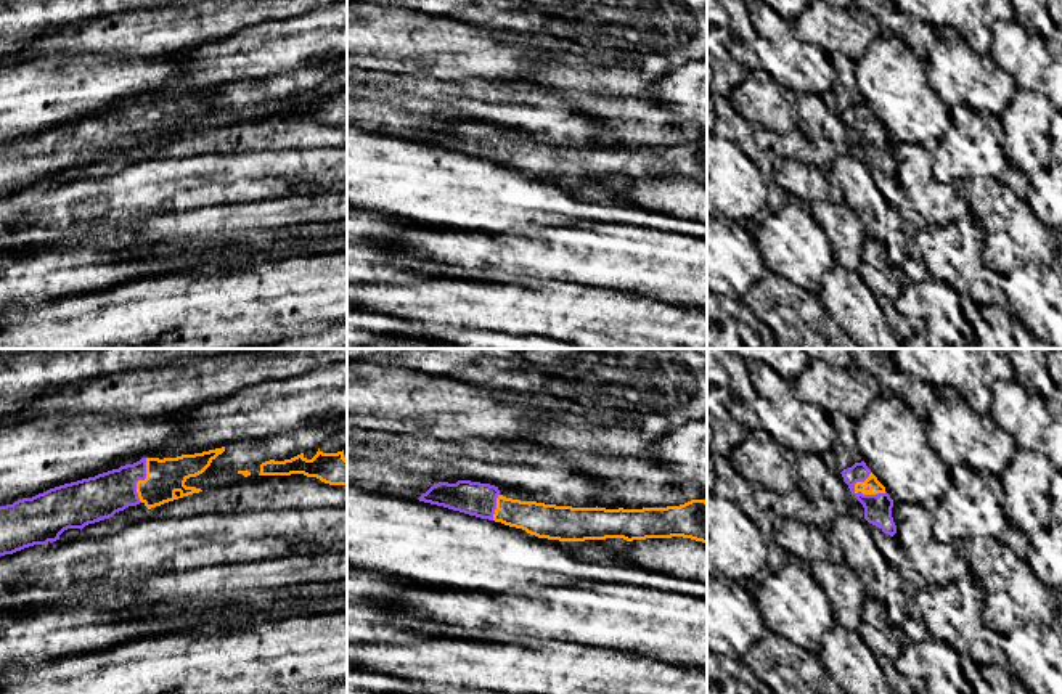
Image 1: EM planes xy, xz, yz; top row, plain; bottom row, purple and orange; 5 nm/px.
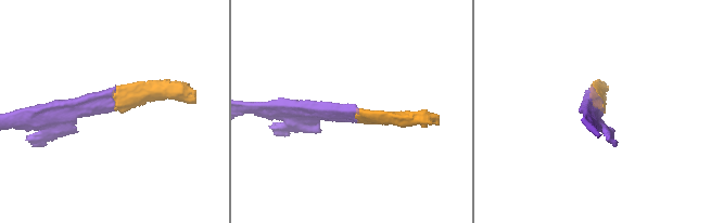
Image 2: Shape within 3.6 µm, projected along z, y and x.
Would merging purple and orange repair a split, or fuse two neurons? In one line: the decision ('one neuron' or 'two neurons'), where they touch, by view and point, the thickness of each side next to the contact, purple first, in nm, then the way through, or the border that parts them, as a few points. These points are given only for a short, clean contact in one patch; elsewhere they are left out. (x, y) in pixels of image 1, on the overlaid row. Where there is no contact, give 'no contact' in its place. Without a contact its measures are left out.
one neuron; meets purple in yz at (868, 495); 140 nm thick on the purple side, 70 nm on the other; runs through yz (878, 508), (868, 495), (874, 485)

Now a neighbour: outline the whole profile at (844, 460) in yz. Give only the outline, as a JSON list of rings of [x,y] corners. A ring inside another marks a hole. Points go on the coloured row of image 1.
[[[843,413],[829,414],[829,421],[835,429],[832,451],[837,458],[839,467],[843,471],[852,467],[855,463],[861,463],[863,456],[856,445],[855,423]]]

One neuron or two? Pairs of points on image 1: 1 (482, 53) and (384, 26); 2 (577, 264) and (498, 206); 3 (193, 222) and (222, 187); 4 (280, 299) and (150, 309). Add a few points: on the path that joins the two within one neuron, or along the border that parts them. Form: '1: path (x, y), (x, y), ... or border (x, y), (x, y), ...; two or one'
1: path (458, 52), (436, 40), (408, 36); one
2: border (564, 224), (545, 228), (490, 232); two
3: border (241, 201), (167, 212); two
4: path (248, 302), (182, 306); one

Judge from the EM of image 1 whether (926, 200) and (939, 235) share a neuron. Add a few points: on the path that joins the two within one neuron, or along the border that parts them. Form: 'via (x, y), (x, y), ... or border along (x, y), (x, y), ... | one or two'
border along (955, 222), (929, 225) | two

